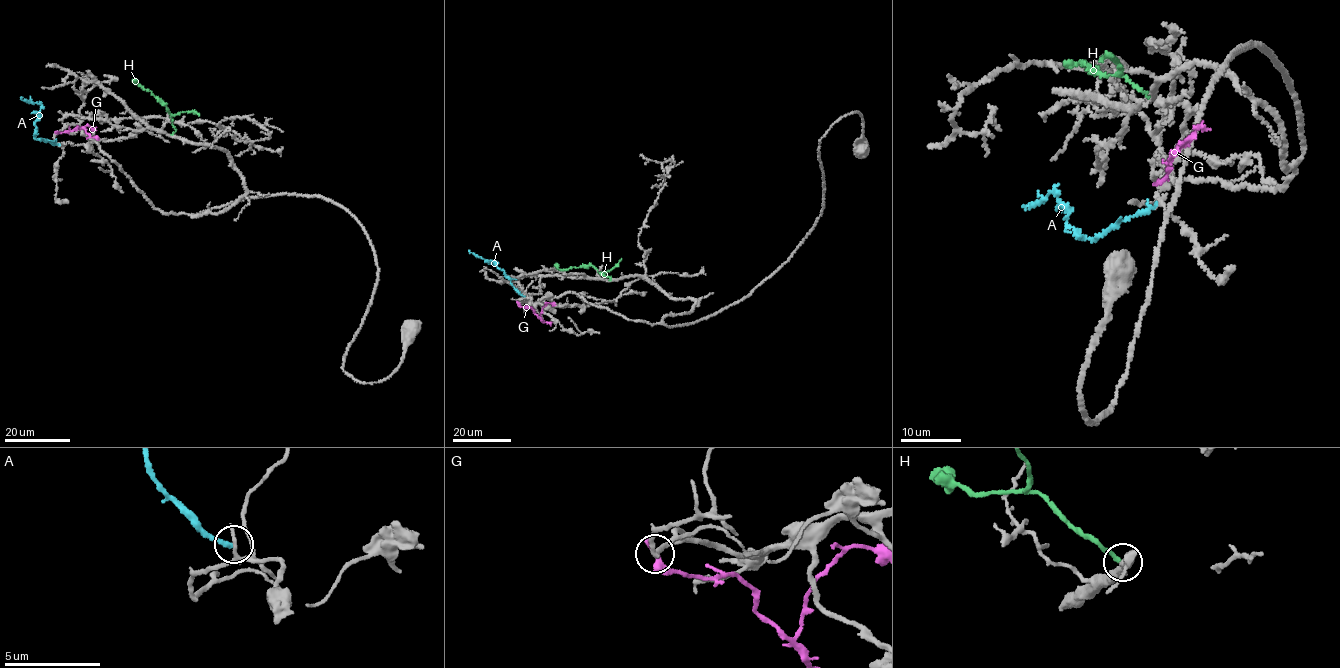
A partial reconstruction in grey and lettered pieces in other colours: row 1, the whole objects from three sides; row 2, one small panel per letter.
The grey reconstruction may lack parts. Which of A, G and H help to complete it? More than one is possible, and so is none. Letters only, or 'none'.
none

